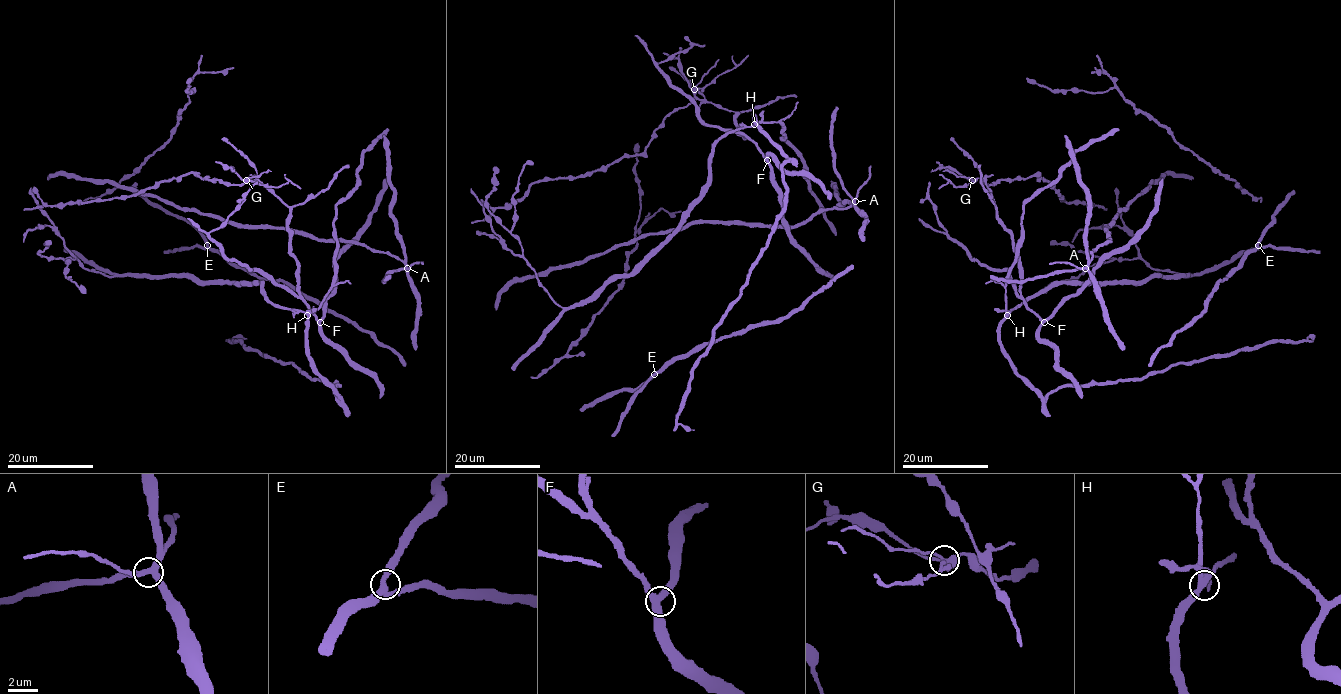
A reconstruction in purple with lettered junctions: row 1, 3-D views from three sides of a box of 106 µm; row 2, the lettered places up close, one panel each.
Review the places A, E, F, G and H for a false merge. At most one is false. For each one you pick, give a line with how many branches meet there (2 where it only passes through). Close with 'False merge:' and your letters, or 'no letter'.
G: 4 branches meet
False merge: G

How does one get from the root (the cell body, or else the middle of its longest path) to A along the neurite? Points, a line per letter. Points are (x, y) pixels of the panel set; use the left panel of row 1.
A: (405, 250), (407, 268)

